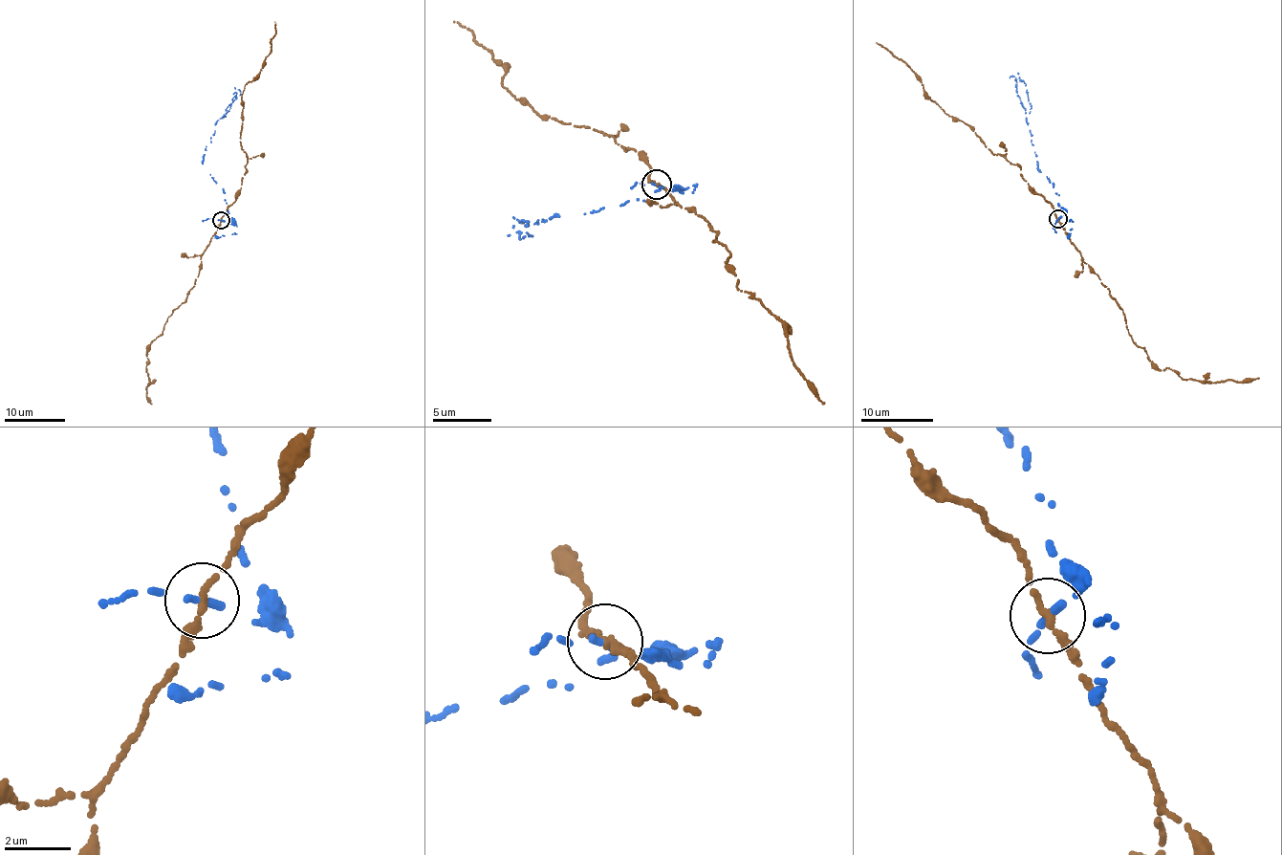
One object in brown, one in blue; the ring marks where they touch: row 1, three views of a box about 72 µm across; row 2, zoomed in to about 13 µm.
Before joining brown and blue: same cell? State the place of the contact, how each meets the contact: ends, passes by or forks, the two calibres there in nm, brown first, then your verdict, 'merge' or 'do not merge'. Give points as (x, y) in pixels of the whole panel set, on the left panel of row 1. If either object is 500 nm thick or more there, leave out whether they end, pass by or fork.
place (221, 220); brown passes by; blue ends; calibres 240 and 220 nm; do not merge

